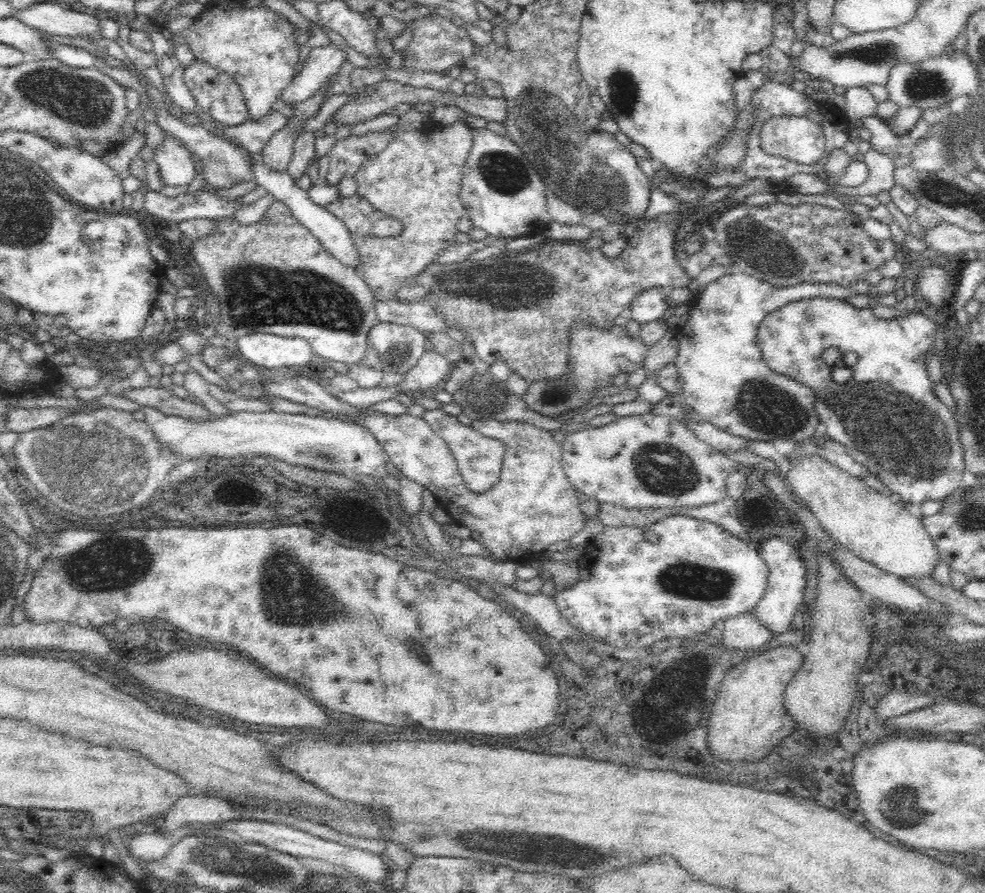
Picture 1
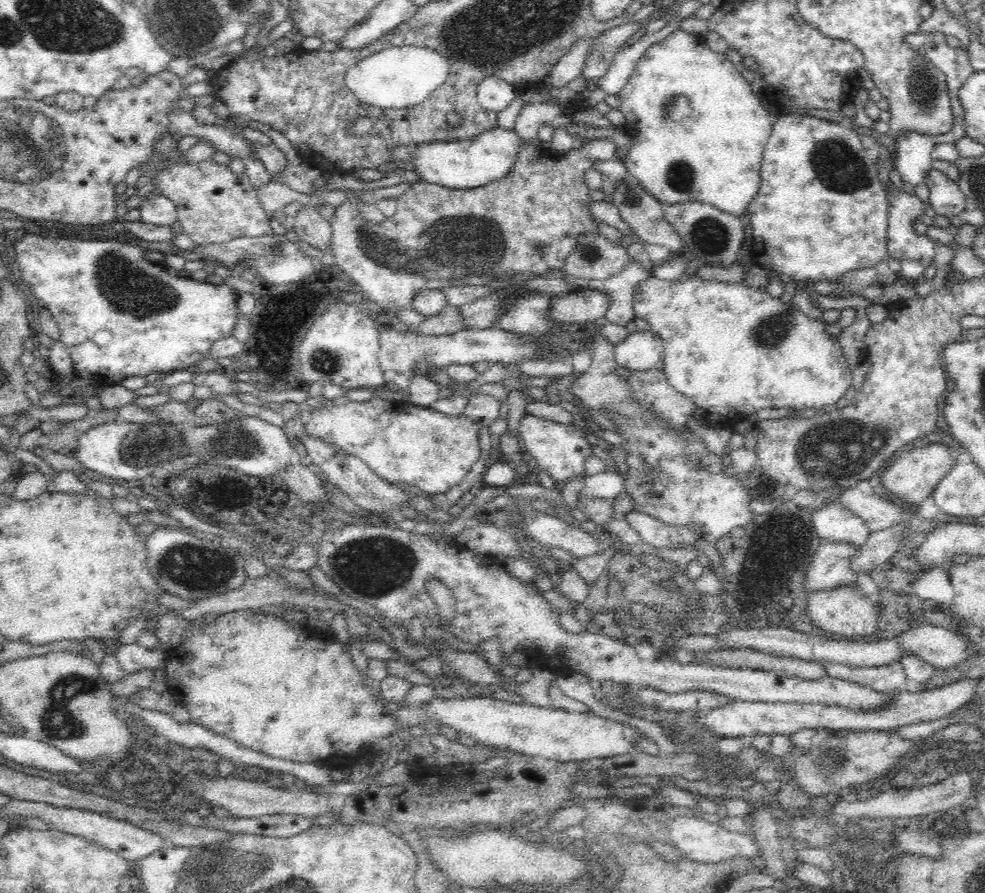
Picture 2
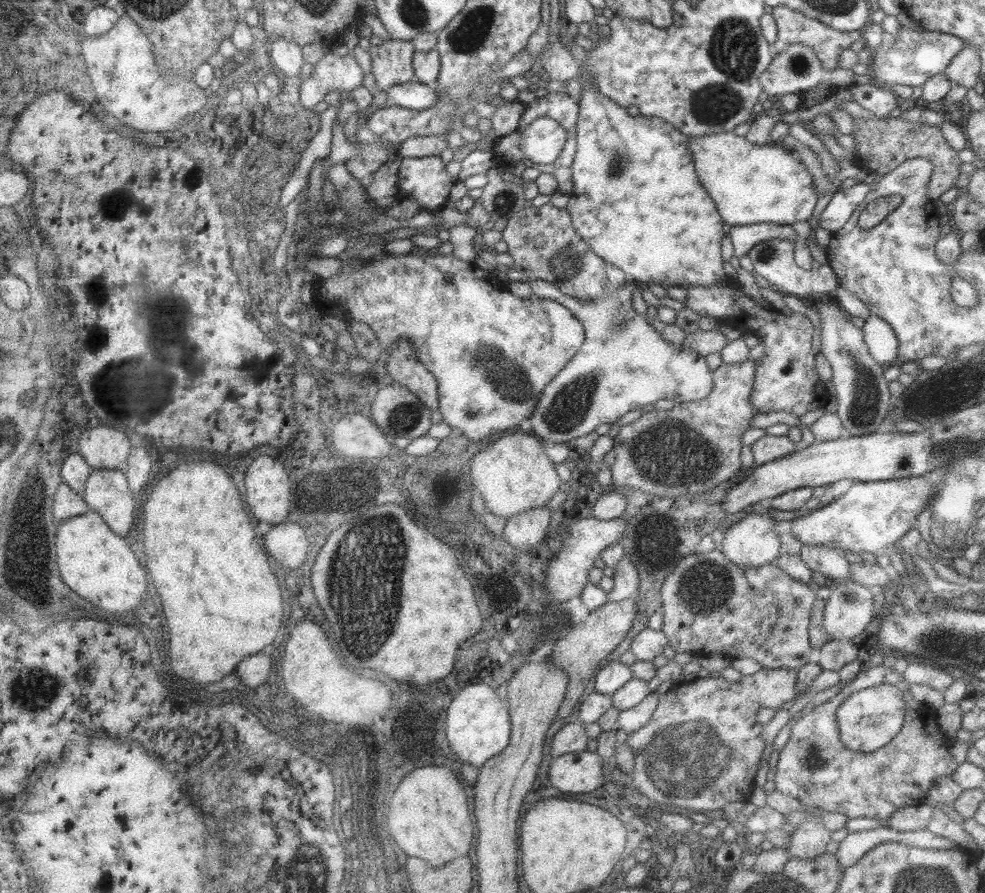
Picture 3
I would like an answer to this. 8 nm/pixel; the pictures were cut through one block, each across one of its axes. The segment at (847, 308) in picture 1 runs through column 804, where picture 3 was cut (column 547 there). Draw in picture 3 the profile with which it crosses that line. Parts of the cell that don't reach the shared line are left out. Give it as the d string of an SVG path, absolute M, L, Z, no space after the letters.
M353 238L347 244L347 251L338 255L340 264L336 272L330 274L330 278L322 279L319 276L309 276L313 286L313 303L321 312L322 316L335 316L338 320L344 320L347 324L351 322L363 322L373 329L374 334L378 337L381 348L386 352L391 352L397 344L397 340L403 338L409 340L411 348L415 352L416 358L422 362L426 369L432 372L437 381L437 394L439 409L443 421L451 426L458 434L459 442L462 442L462 448L467 442L480 443L484 440L490 440L502 437L514 431L519 431L520 422L528 419L535 411L540 401L540 394L544 388L552 383L558 372L564 368L564 364L572 358L578 349L582 346L585 339L585 332L582 323L566 308L563 304L555 300L546 300L532 294L529 298L519 298L509 290L508 283L503 282L493 273L493 270L480 264L480 262L467 263L458 260L453 254L439 255L433 252L411 251L409 253L390 255L385 249L383 242L377 242L378 251L372 256L362 258L355 255L355 252L364 250L373 245L375 241L362 242L362 238Z

